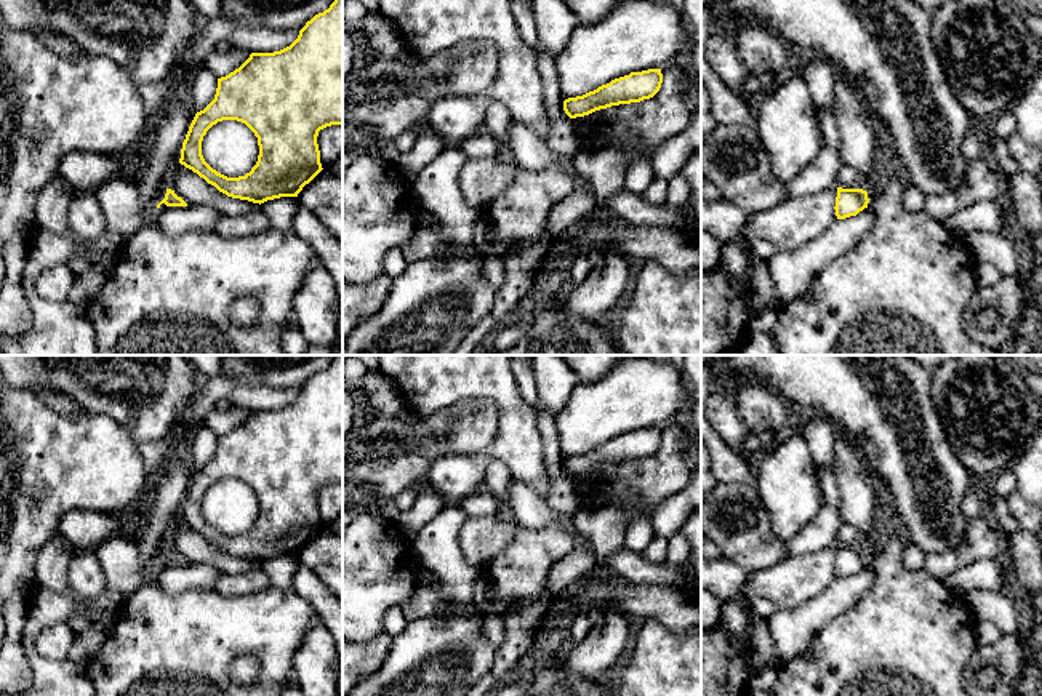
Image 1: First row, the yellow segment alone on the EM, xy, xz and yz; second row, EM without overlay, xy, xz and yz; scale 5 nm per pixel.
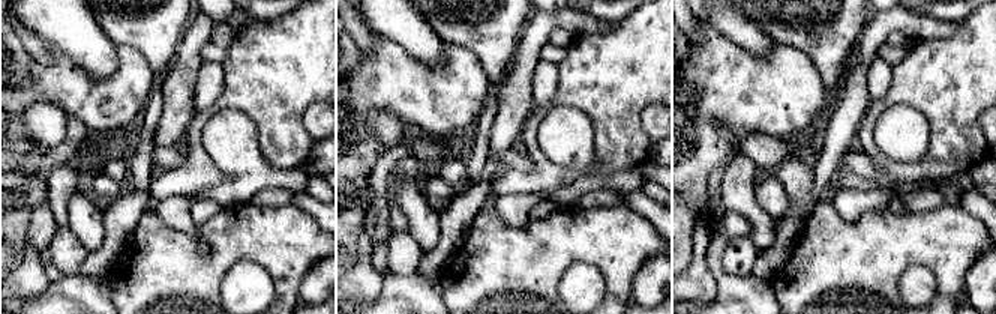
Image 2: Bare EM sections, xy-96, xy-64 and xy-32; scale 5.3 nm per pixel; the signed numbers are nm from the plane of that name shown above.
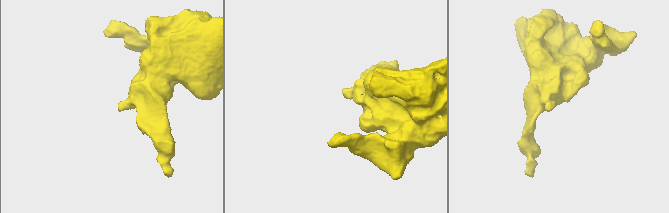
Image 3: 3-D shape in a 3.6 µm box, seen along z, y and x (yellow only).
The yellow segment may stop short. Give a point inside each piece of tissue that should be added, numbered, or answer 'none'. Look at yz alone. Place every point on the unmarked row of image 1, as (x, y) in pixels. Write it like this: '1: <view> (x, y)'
none

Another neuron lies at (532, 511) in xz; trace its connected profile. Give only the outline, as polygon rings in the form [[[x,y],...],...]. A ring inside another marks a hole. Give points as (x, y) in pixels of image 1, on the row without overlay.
[[[512,480],[507,491],[507,506],[512,509],[517,522],[527,528],[543,528],[549,525],[575,528],[573,515],[559,514],[549,507],[531,486]]]

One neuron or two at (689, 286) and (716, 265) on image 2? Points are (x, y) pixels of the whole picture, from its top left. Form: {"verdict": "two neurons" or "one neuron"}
{"verdict": "two neurons"}

